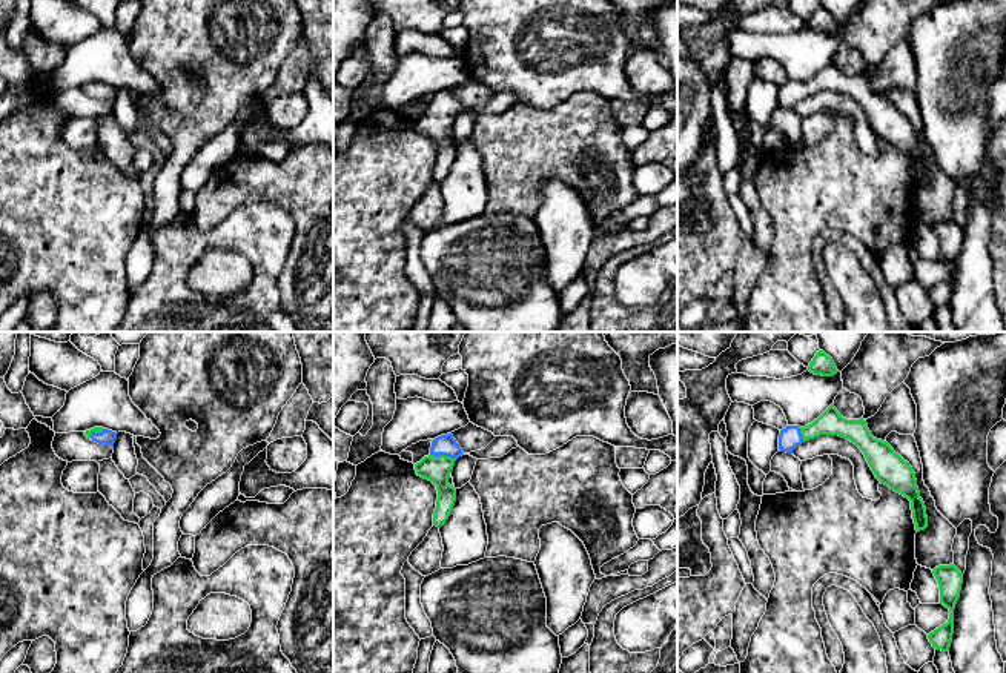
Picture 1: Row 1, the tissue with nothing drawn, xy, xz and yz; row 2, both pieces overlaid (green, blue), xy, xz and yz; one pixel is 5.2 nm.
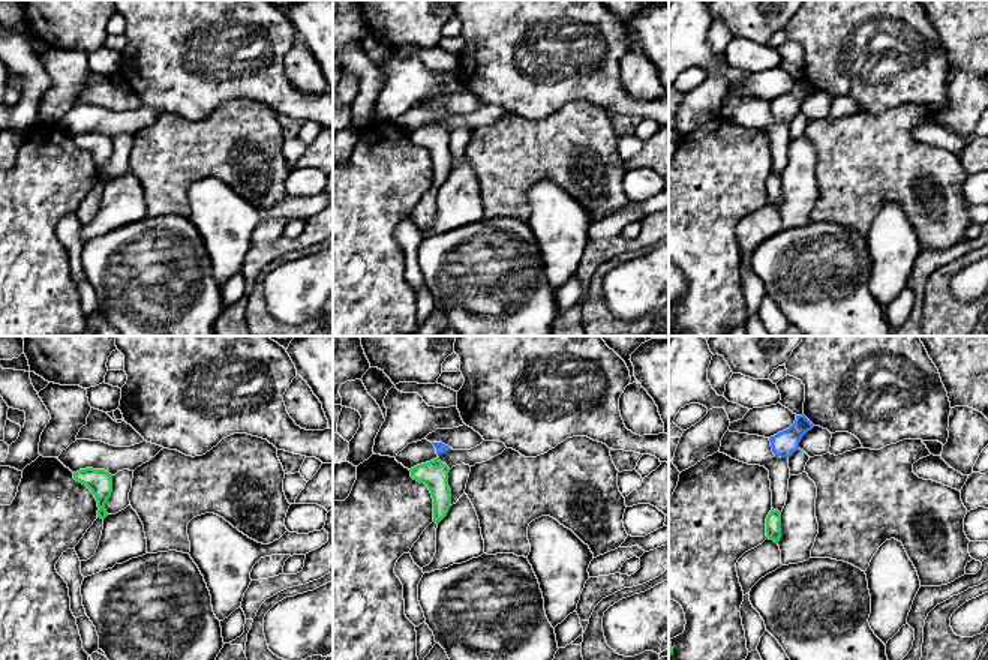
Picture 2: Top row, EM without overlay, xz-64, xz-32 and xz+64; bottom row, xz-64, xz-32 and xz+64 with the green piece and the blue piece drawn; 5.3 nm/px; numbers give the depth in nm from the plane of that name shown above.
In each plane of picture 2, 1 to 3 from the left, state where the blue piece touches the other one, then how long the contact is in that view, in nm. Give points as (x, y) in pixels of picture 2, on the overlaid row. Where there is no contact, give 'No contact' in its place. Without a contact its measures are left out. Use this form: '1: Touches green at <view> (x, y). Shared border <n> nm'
1: No contact
2: No contact
3: No contact

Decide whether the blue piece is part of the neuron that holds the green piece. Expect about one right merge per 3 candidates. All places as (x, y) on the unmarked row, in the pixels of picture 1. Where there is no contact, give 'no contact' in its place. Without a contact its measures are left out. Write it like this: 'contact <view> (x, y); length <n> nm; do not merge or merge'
contact xz (443, 111); length 140 nm; merge

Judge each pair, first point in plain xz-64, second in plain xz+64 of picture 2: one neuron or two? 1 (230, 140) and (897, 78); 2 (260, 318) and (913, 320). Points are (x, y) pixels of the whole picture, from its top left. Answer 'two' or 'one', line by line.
1: two
2: two

